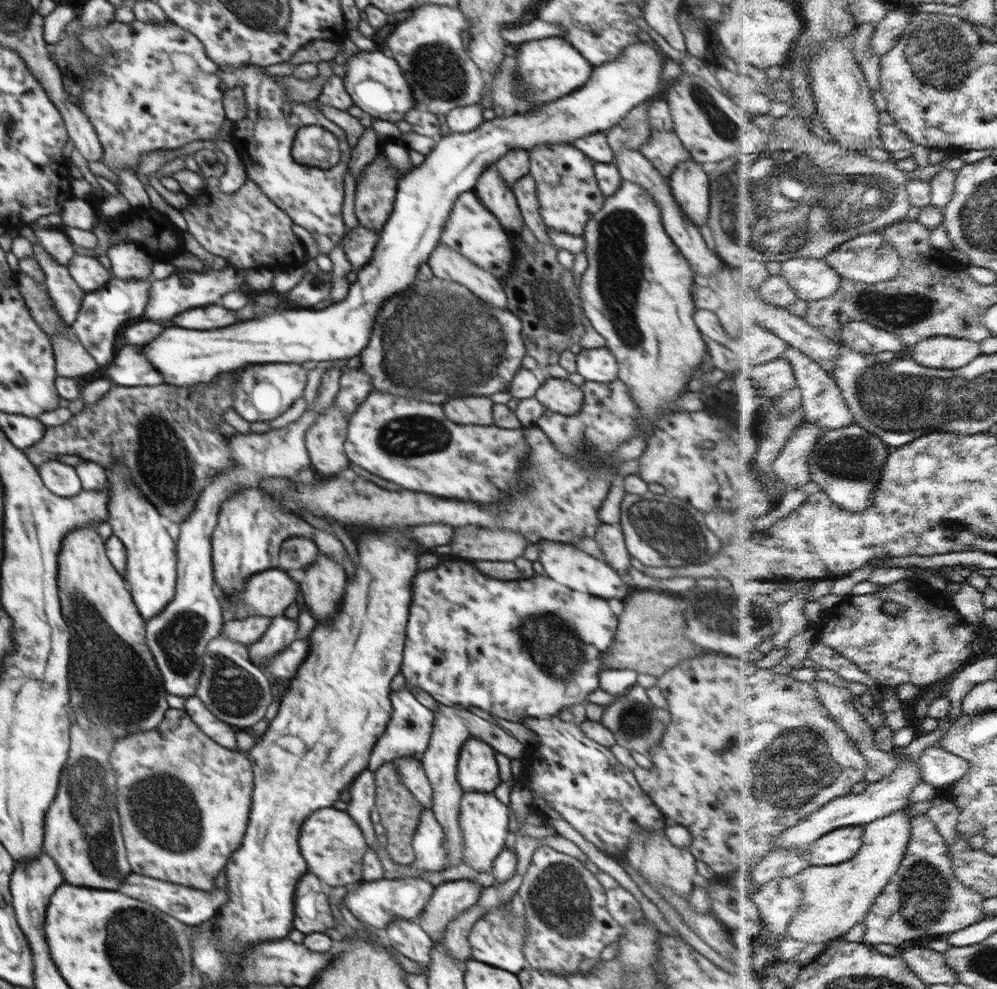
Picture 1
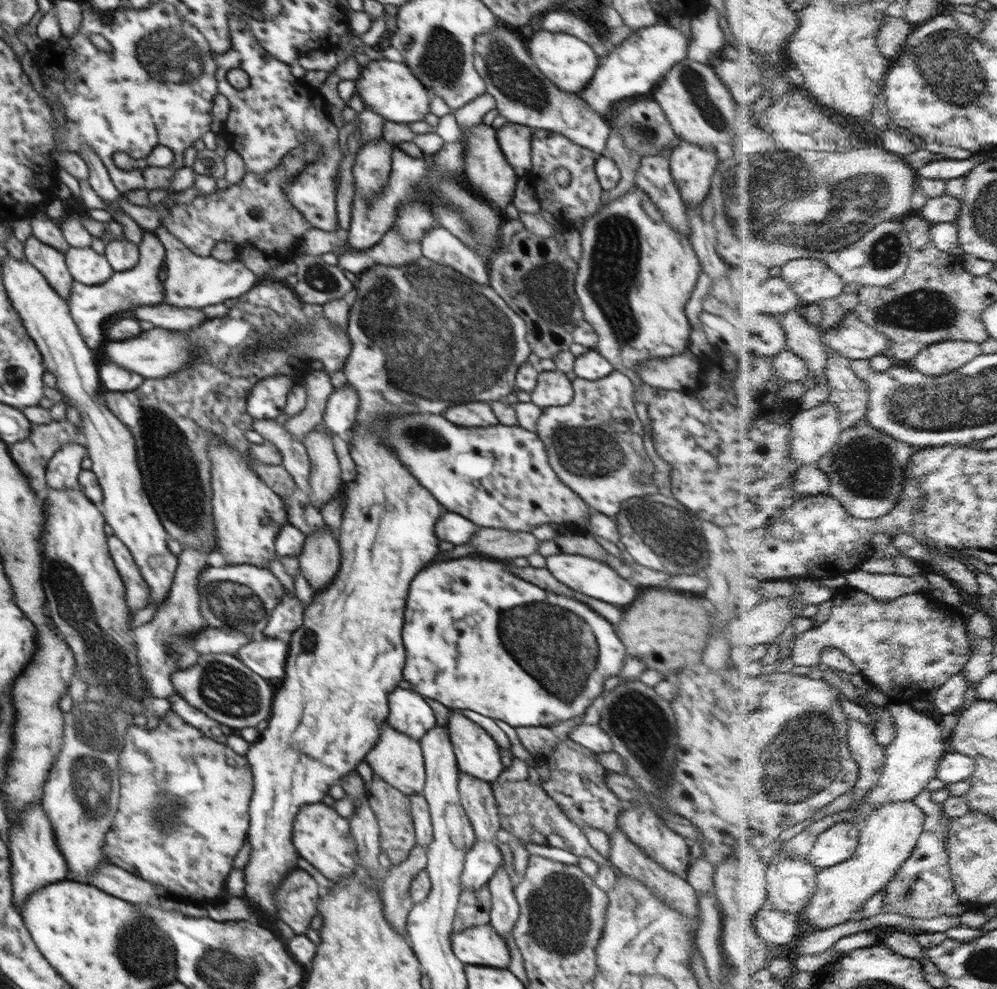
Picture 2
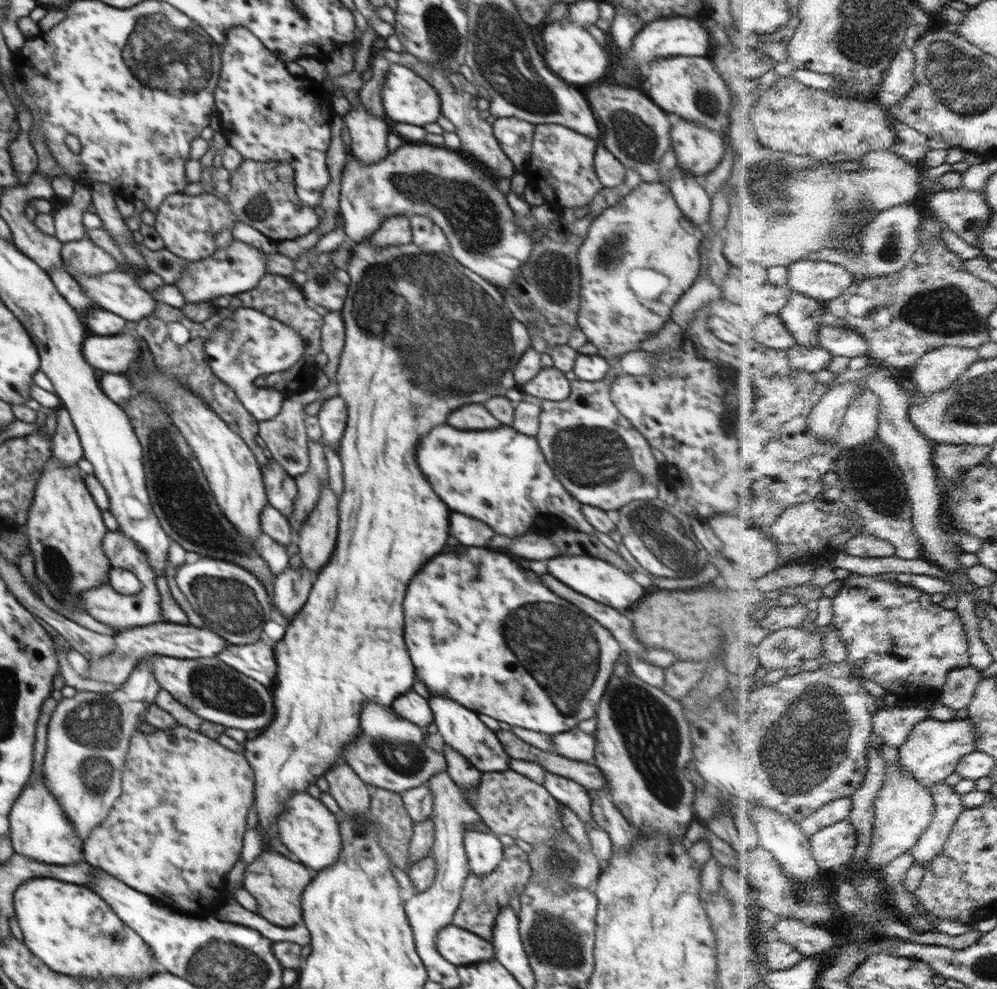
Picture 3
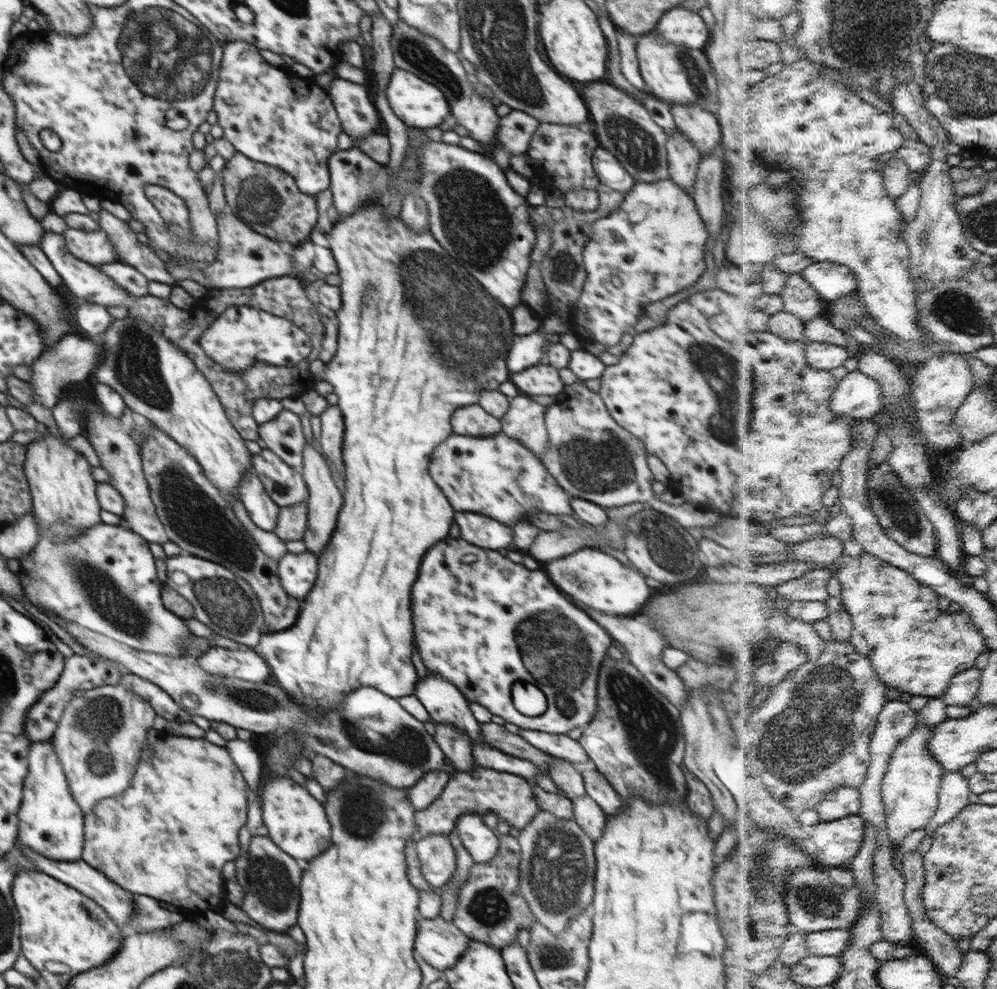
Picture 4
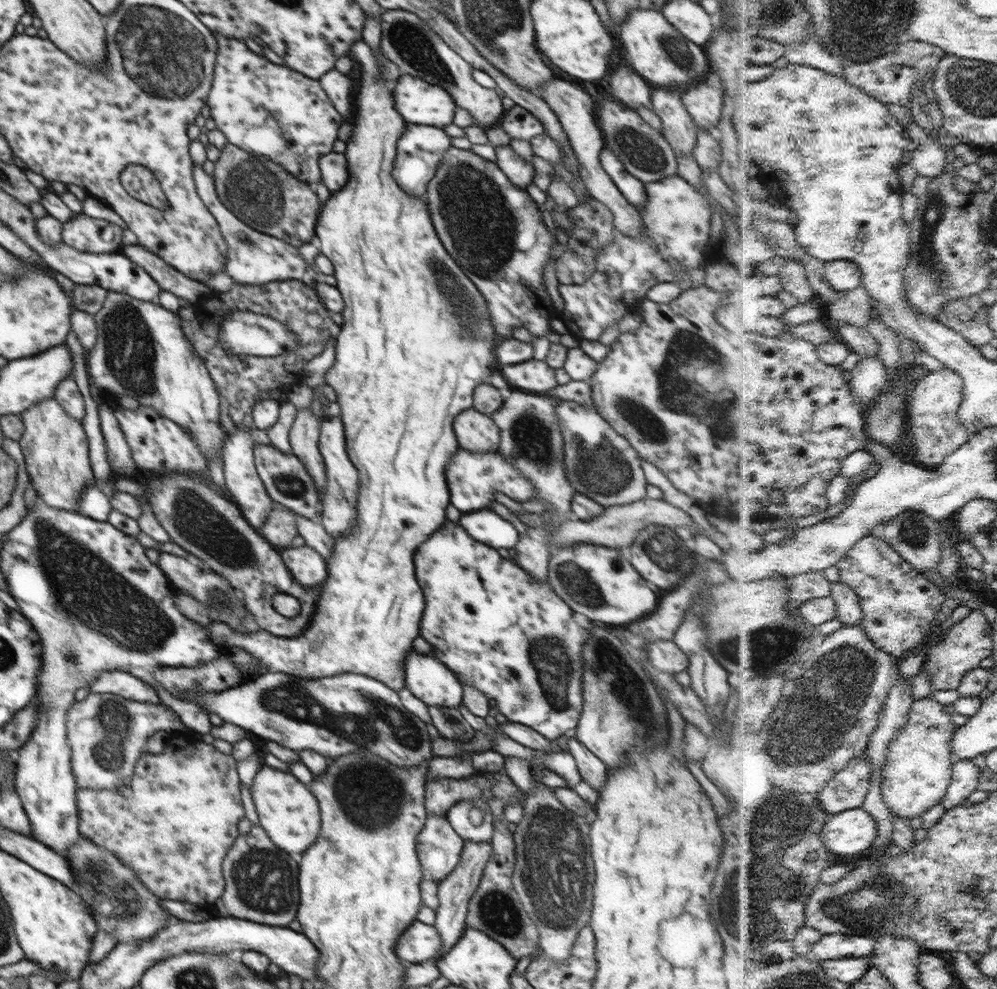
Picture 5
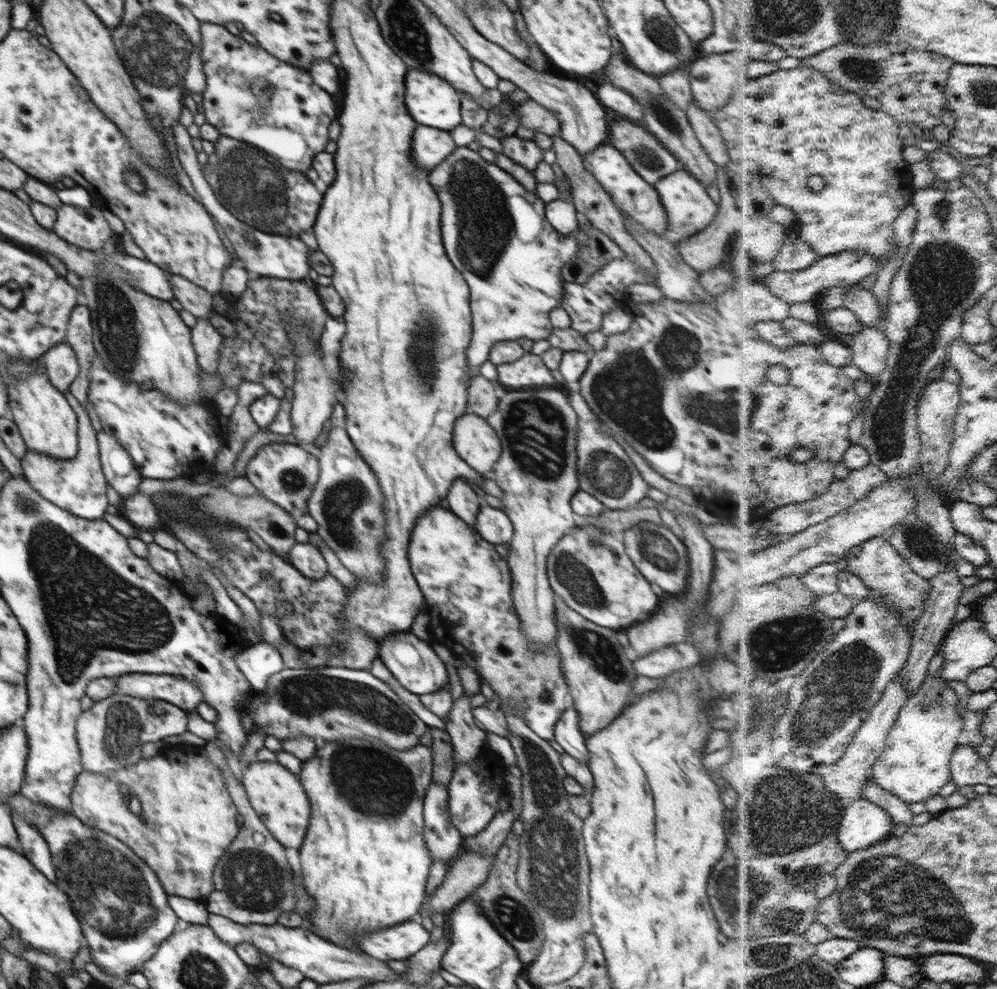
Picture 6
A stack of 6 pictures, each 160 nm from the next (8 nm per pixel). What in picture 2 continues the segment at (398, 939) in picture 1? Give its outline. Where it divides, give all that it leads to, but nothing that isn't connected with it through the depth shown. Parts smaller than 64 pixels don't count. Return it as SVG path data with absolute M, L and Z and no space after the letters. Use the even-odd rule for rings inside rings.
M416 844L406 860L389 869L379 889L386 921L408 942L410 938L406 930L406 919L414 905L409 893L410 883L421 870L426 868L426 865L426 846Z

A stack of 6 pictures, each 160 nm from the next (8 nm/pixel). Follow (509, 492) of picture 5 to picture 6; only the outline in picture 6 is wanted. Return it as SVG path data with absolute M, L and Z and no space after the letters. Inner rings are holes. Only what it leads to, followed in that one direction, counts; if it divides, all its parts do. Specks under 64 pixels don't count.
M458 477L452 482L447 494L450 510L461 518L466 525L475 528L474 521L476 520L480 501L472 486L468 484L466 478Z

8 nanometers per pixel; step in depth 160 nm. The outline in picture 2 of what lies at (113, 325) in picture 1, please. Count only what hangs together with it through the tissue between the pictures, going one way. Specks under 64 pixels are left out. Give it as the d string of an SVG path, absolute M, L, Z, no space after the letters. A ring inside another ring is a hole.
M154 232L144 233L144 239L139 244L138 264L126 271L115 272L102 285L88 286L80 282L73 282L73 287L68 297L69 312L81 332L82 338L90 350L101 350L106 343L107 333L102 322L110 316L122 311L132 311L140 306L153 306L164 301L165 290L163 282L158 277L158 272L164 267L166 251L162 242Z

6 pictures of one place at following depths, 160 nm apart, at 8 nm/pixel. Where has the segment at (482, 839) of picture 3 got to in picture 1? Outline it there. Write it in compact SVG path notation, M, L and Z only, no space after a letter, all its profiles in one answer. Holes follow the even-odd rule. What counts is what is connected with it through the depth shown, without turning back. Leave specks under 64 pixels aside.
M470 879L446 881L435 886L417 918L419 926L431 939L444 937L450 921L478 902L483 888Z

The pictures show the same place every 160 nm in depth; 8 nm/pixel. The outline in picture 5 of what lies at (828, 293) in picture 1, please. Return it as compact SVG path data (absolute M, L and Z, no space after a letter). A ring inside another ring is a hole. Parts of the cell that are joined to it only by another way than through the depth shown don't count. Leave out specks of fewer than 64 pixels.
M831 260L826 262L826 278L841 292L852 291L864 283L861 264L853 260Z

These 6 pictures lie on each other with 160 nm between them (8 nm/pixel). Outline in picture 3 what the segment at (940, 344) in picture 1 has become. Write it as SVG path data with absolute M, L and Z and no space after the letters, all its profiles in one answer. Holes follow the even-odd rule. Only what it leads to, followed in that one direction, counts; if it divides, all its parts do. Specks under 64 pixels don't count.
M940 347L923 356L913 372L916 388L925 395L935 395L958 382L980 360L976 348Z

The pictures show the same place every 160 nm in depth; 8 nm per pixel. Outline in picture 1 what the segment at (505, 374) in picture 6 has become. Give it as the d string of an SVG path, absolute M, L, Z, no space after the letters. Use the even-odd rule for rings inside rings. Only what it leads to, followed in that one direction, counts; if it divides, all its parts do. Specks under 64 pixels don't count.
M548 376L542 381L535 396L546 409L558 414L572 416L583 407L583 392L580 386L568 379L558 379Z

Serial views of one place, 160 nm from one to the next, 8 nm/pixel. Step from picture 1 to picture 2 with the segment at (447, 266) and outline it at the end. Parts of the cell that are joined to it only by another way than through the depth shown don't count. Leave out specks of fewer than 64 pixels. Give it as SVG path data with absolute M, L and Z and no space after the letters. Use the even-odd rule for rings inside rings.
M446 228L430 229L421 241L421 249L427 260L449 266L470 280L489 286L487 262Z

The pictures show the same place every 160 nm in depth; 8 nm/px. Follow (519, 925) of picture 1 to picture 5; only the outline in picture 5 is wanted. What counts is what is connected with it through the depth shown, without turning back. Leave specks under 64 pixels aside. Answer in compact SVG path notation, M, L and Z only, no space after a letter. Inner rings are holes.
M416 920L397 940L395 953L403 963L420 964L437 958L442 945L442 939L435 926Z

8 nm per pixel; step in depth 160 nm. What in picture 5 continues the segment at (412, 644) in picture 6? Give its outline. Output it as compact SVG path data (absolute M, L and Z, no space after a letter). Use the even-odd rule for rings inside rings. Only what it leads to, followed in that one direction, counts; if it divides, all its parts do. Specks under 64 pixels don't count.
M410 651L404 661L404 684L428 707L457 709L463 703L462 685L454 672L429 654Z

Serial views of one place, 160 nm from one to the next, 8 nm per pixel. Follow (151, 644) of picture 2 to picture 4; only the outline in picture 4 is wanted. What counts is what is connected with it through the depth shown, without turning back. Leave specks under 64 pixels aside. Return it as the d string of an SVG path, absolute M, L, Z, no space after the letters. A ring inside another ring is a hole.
M103 685L84 690L82 696L71 697L50 739L66 776L70 795L83 814L90 814L100 800L120 795L130 787L142 749L146 746L146 732L153 728L156 716L144 698L120 685Z

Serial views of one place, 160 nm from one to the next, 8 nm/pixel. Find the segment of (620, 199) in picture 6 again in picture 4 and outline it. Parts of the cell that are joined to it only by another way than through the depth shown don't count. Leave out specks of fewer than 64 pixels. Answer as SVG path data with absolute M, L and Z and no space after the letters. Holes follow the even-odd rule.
M601 146L592 155L592 165L599 183L624 195L634 188L635 179L626 172L611 152Z

